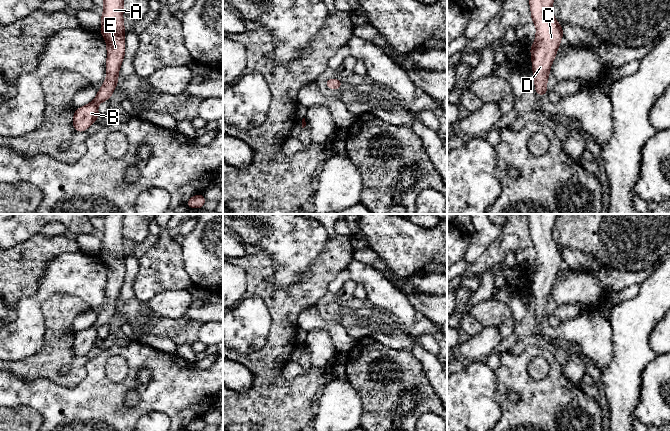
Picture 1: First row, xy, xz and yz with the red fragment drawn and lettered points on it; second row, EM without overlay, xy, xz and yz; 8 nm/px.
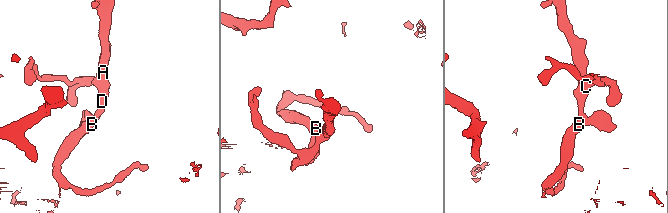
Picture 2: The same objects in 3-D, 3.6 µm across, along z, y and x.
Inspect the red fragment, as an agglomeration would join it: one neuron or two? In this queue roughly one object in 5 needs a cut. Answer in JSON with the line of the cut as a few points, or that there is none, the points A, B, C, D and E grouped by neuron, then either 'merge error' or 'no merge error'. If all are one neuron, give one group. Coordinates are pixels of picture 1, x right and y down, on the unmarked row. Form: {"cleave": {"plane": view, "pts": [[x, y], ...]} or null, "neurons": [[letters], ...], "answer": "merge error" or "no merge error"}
{"cleave": null, "neurons": [["A", "B", "C", "D", "E"]], "answer": "no merge error"}

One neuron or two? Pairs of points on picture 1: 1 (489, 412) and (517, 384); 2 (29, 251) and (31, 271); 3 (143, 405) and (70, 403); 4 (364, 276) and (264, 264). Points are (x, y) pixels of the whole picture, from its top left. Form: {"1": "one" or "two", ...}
{"1": "two", "2": "one", "3": "one", "4": "two"}

